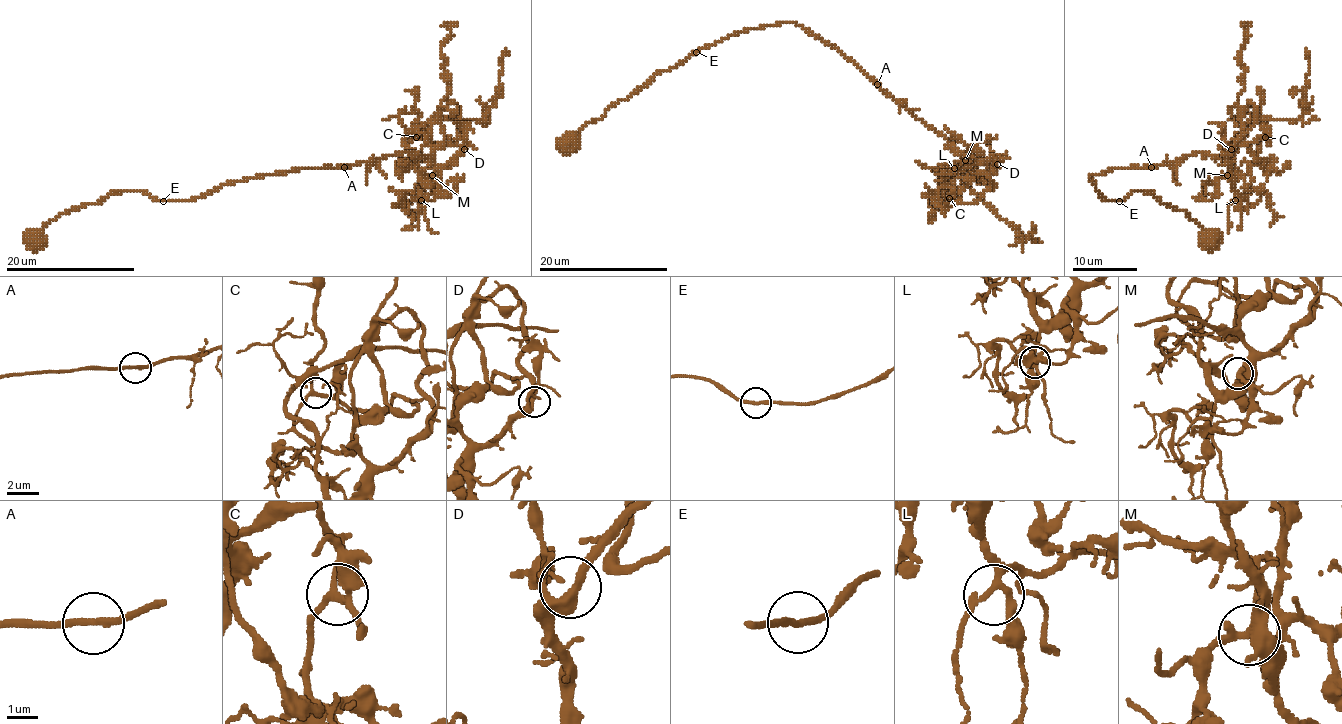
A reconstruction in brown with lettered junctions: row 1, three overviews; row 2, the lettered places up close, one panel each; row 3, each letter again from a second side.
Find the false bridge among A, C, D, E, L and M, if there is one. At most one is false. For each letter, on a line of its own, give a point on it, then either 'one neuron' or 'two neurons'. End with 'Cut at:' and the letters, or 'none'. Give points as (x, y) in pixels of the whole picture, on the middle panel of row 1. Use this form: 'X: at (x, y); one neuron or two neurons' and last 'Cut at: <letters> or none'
A: at (877, 84); one neuron
C: at (949, 198); one neuron
D: at (997, 164); one neuron
E: at (696, 52); one neuron
L: at (954, 168); one neuron
M: at (965, 160); one neuron
Cut at: none

